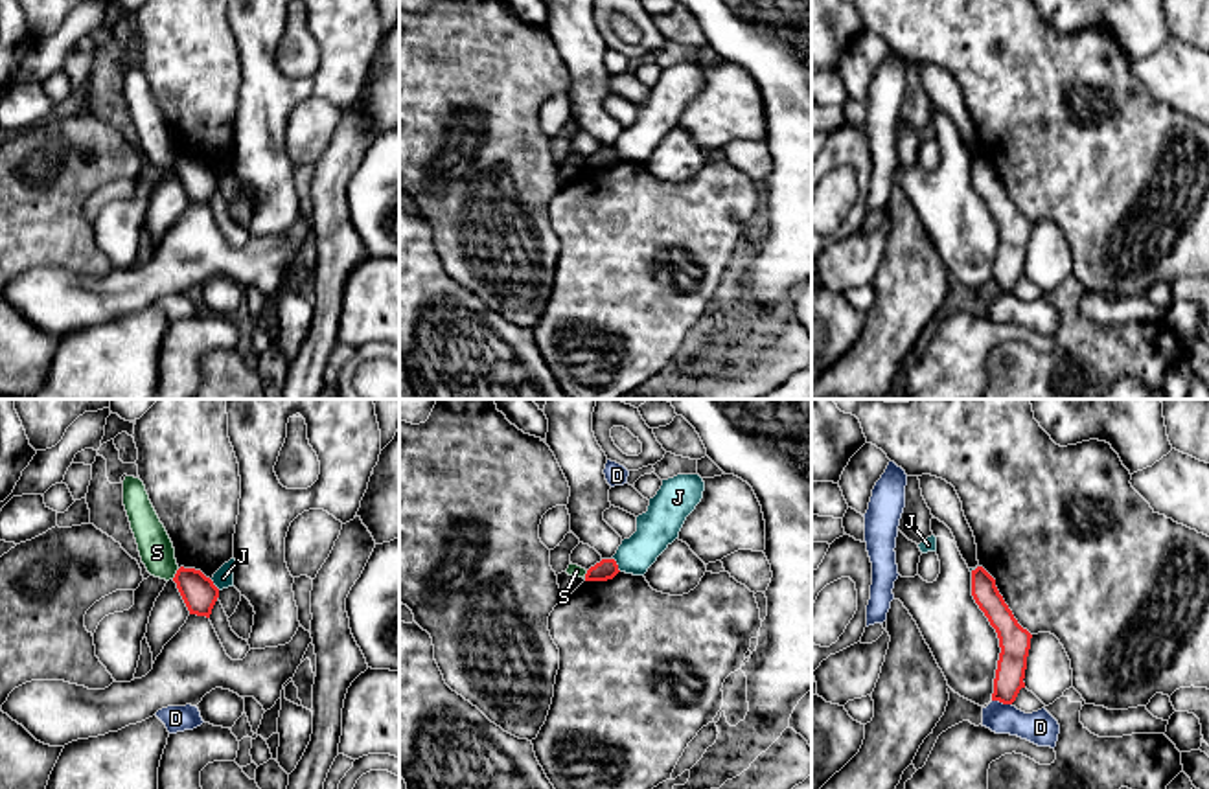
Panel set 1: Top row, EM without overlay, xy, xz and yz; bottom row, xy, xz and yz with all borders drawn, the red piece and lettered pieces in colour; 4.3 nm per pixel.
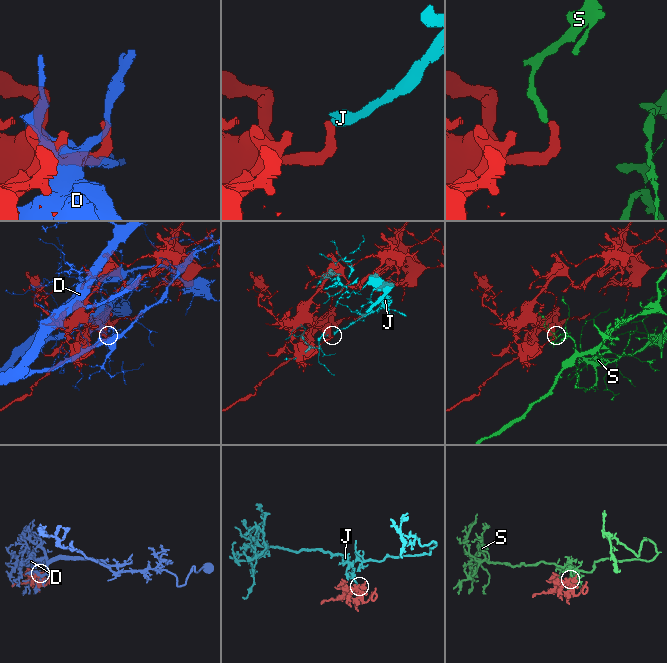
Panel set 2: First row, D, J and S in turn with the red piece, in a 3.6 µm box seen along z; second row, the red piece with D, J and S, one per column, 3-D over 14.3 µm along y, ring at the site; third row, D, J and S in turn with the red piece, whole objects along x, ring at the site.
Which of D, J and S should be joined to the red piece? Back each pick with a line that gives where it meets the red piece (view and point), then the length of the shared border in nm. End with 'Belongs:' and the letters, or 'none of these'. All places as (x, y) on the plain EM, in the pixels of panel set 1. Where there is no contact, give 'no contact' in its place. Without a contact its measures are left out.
Belongs: none of these

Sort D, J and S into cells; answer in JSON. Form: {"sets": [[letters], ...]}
{"sets": [["D"], ["J"], ["S"]]}

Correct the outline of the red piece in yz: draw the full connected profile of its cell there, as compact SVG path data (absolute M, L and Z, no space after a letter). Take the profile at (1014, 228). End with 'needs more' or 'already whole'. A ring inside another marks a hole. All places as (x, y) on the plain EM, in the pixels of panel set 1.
M983 156L972 158L972 184L999 226L999 248L992 289L1012 292L1025 276L1027 245L1032 223L1014 206L996 175L996 167Z | already whole

